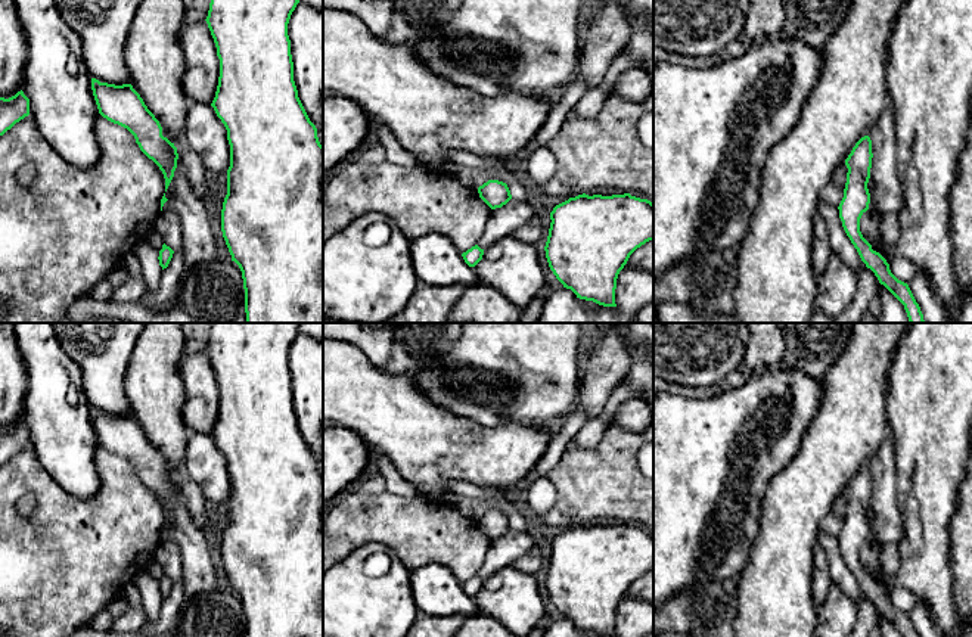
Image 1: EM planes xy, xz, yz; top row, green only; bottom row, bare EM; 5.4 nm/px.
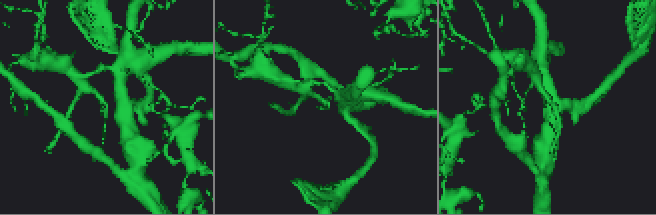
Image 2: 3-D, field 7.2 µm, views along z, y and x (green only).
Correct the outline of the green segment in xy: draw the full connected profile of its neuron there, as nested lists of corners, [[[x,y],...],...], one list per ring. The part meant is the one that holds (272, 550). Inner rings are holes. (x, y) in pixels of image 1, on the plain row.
[[[209,323],[211,333],[206,354],[217,377],[220,389],[220,407],[215,428],[211,434],[217,447],[227,460],[230,475],[230,497],[227,500],[227,525],[221,540],[221,562],[243,609],[245,637],[323,637],[323,476],[317,467],[317,459],[310,451],[294,411],[294,392],[288,354],[299,333],[296,323]]]

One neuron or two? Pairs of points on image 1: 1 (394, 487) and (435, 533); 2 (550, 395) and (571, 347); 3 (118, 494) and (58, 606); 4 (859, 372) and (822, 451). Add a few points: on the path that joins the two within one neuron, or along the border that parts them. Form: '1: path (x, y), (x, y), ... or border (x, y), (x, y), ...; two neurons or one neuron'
1: border (378, 472), (390, 491), (415, 497); two neurons
2: path (559, 384), (559, 359); one neuron
3: path (118, 522), (62, 578); one neuron
4: path (854, 391), (851, 422), (841, 432); one neuron

